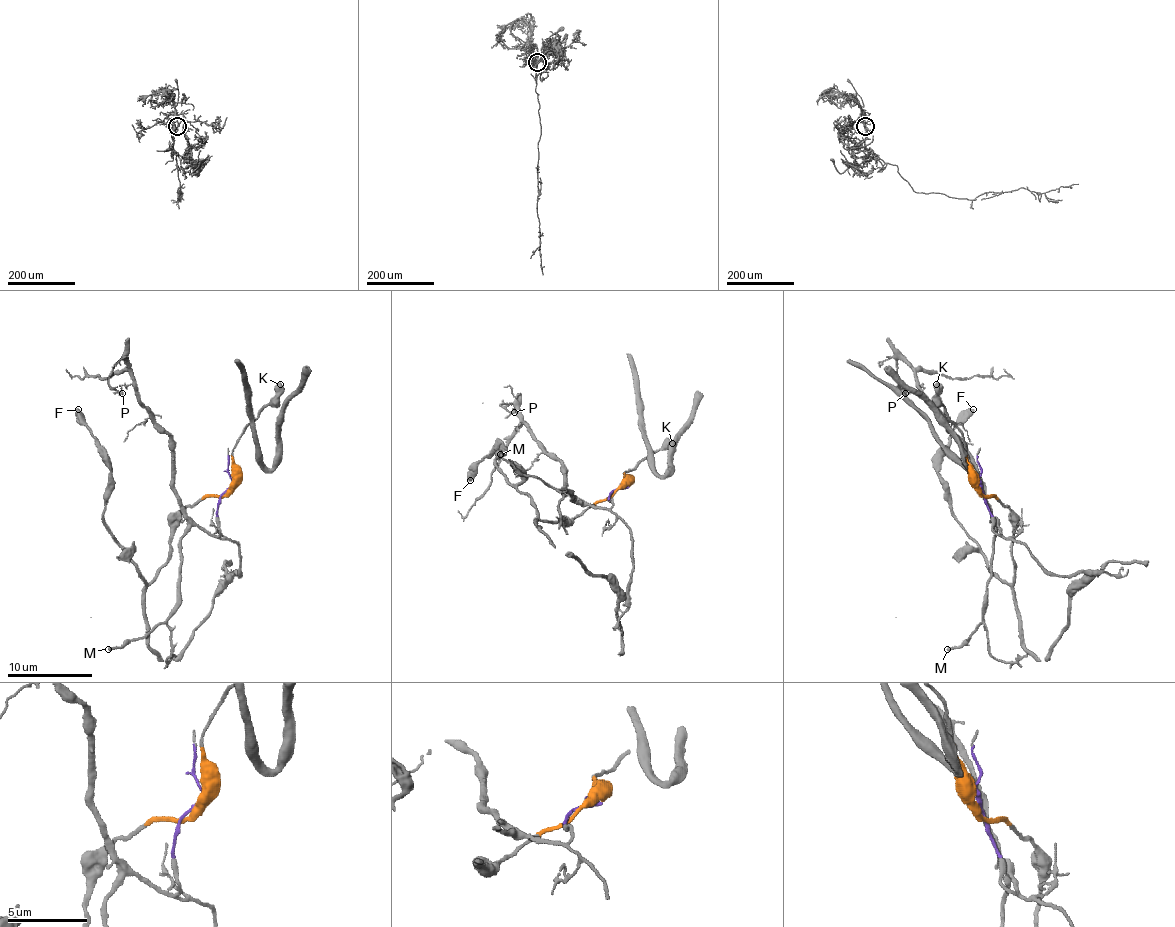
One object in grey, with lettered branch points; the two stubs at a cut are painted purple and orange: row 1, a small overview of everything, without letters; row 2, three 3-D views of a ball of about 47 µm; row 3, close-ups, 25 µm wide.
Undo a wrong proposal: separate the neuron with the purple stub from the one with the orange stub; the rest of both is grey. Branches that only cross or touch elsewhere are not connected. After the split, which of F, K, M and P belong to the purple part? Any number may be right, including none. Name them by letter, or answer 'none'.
M, P

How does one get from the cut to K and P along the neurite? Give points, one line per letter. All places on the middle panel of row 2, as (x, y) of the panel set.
K: (621, 487), (623, 472), (672, 443)
P: (621, 487), (609, 496), (609, 509), (579, 498), (566, 487), (566, 468), (513, 404), (500, 404), (515, 413)

